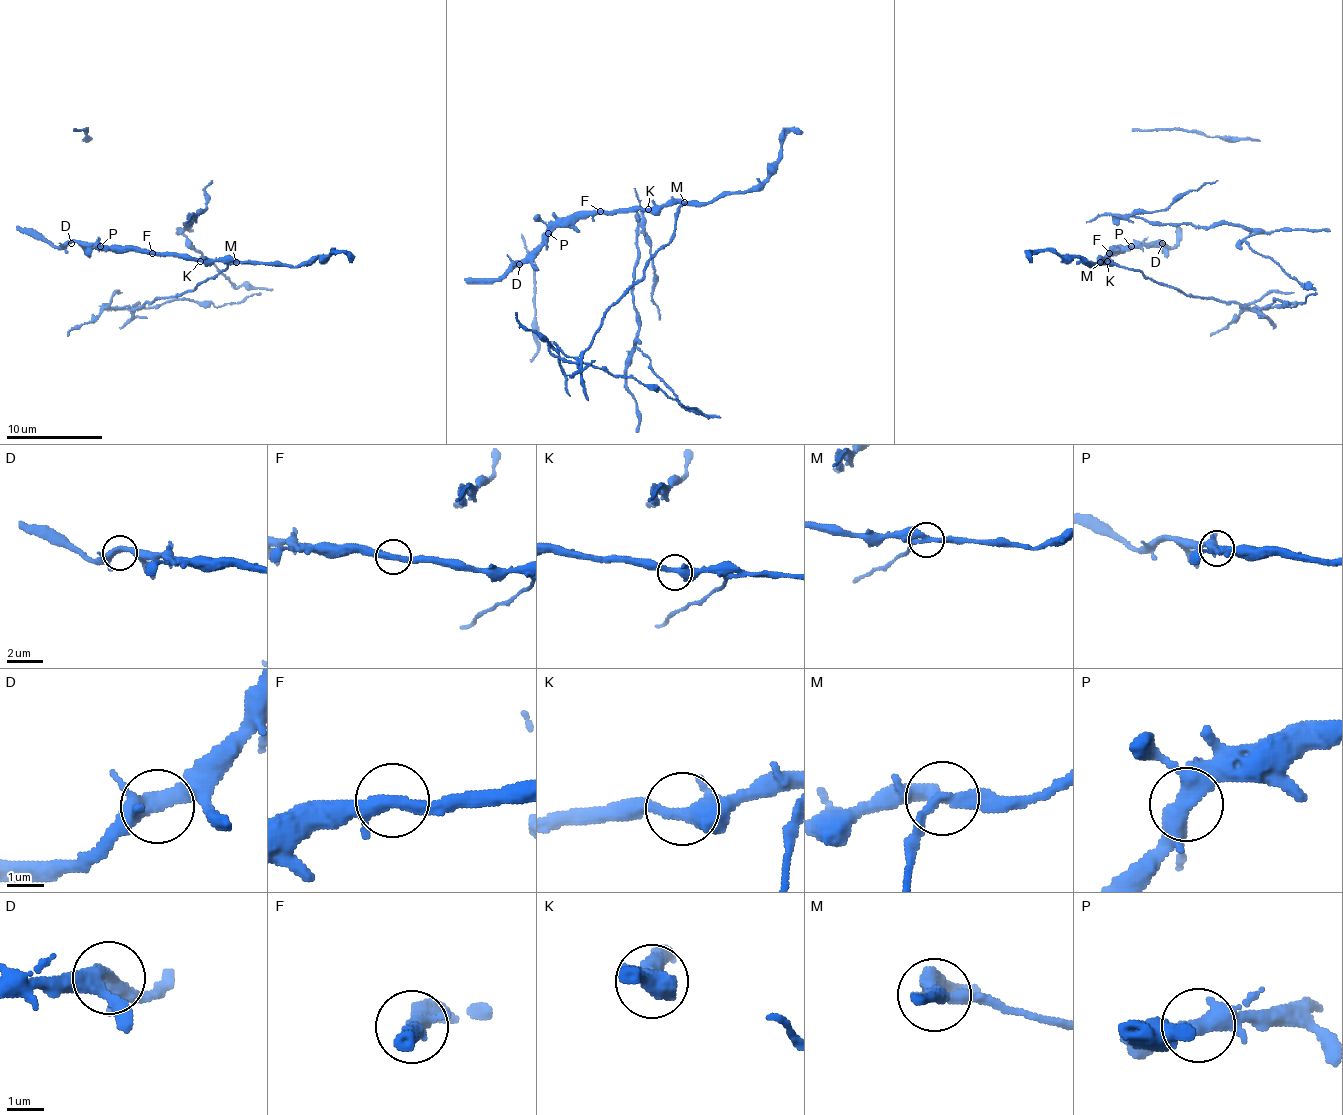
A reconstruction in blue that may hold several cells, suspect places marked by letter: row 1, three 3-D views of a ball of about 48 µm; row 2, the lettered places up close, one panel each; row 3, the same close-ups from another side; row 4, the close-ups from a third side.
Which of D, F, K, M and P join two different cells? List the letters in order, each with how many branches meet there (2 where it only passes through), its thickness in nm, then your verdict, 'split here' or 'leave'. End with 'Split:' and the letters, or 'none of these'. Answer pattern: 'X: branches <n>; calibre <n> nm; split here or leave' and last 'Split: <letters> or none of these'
D: branches 4; calibre 340 nm; leave
F: branches 3; calibre 280 nm; leave
K: branches 3; calibre 340 nm; leave
M: branches 3; calibre 300 nm; split here
P: branches 5; calibre 400 nm; leave
Split: M

